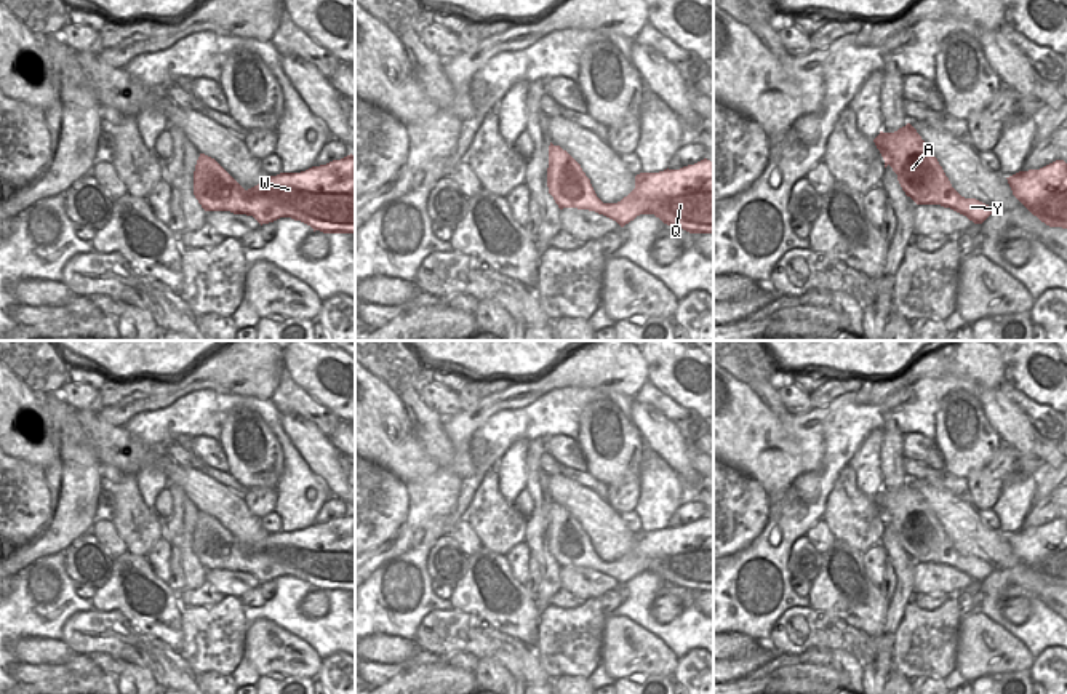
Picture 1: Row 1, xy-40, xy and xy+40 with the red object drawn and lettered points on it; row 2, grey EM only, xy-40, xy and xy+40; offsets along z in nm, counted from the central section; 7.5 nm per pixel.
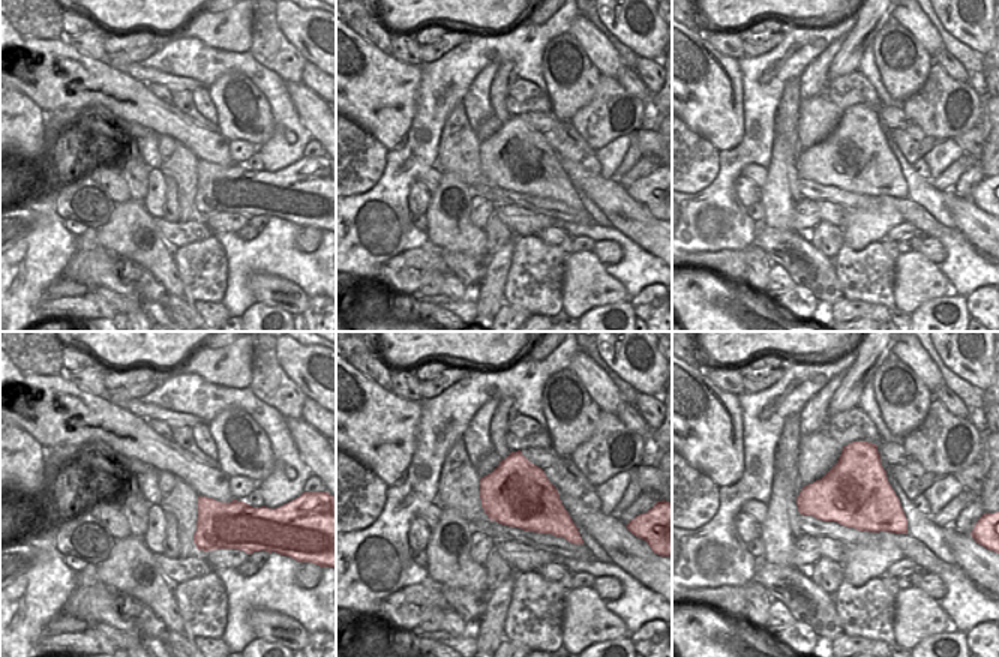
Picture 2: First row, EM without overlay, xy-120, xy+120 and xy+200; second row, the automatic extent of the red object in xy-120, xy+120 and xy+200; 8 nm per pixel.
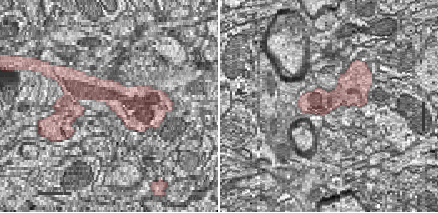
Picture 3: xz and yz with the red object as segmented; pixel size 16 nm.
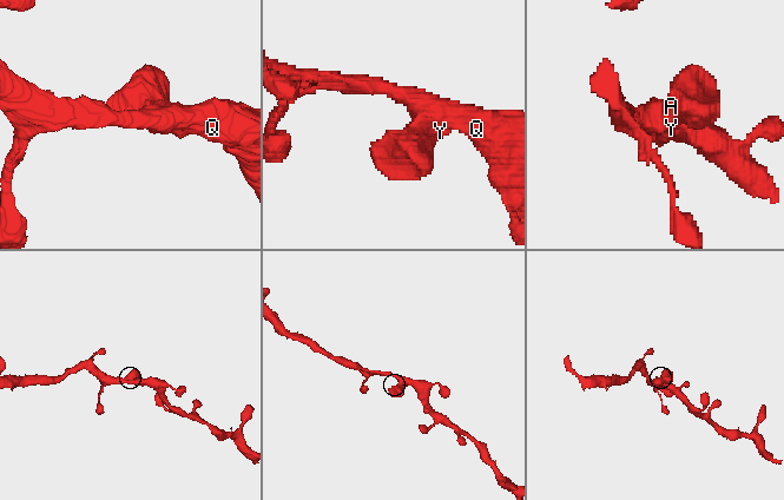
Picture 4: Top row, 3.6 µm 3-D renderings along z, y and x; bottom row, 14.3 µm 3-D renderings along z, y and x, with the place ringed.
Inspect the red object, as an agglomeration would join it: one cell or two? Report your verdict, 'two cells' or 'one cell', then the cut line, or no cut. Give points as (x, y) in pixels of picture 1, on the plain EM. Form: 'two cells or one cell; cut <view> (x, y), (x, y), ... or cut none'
one cell; cut none

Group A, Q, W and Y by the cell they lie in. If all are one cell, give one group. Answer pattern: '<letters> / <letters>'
A Q W Y

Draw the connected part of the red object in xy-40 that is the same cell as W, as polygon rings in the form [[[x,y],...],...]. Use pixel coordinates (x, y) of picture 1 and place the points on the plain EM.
[[[200,512],[194,553],[205,569],[253,574],[261,584],[291,576],[323,592],[355,593],[355,513],[301,531],[267,534],[245,548],[214,517]]]

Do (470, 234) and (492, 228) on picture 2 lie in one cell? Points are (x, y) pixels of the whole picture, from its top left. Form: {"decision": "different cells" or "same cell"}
{"decision": "different cells"}

